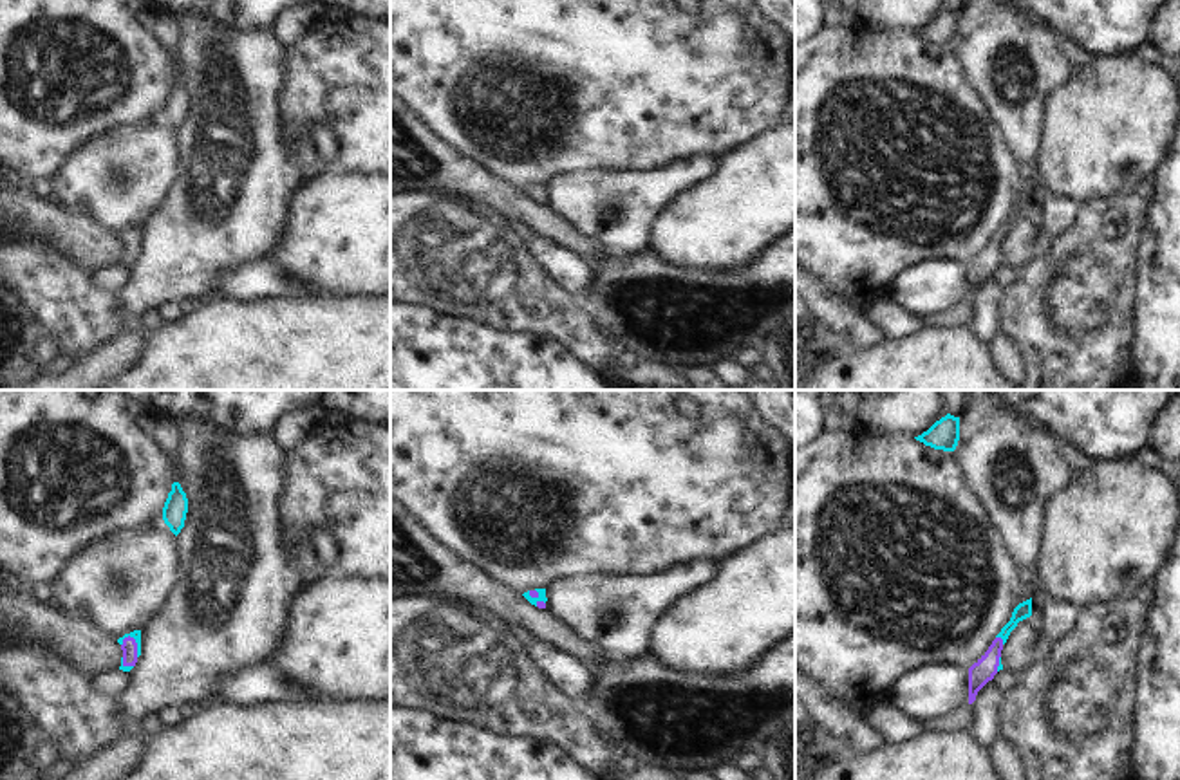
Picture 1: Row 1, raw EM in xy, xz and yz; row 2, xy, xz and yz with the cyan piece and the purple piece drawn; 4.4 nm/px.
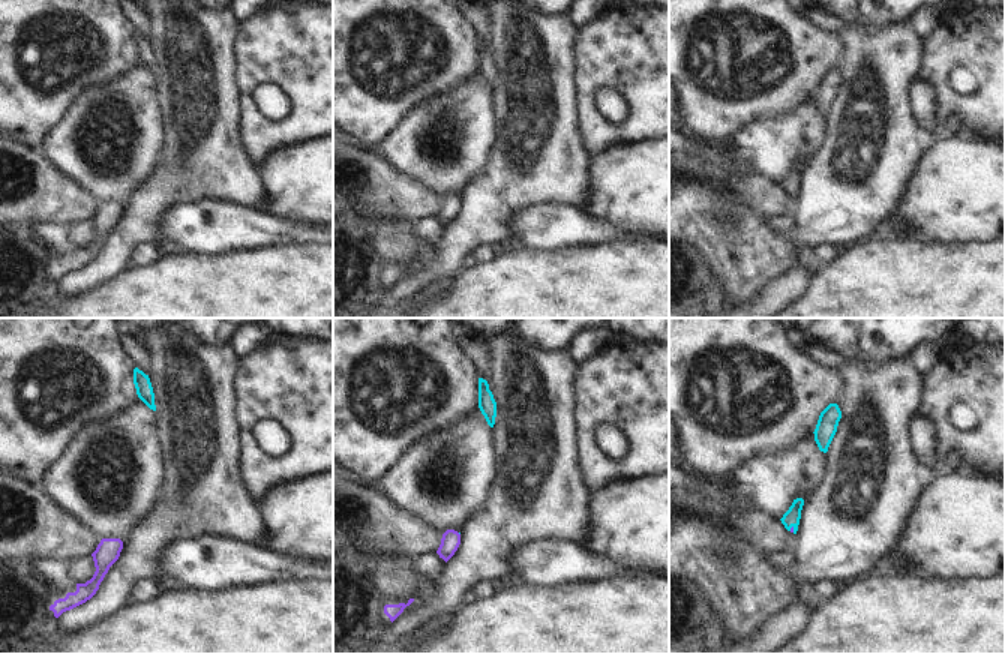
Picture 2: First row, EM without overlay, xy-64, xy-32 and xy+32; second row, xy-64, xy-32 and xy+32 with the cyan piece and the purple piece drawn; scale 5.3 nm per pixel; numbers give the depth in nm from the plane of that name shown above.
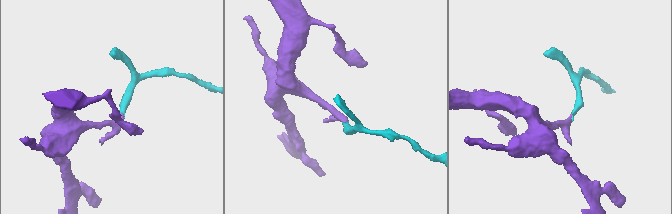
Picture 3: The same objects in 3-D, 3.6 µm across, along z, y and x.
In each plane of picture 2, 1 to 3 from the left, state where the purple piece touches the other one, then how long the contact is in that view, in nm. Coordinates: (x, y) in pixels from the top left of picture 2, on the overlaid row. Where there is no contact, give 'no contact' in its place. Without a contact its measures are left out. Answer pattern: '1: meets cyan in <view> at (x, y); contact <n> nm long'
1: no contact
2: no contact
3: meets cyan in xy+32 at (794, 528); contact 40 nm long

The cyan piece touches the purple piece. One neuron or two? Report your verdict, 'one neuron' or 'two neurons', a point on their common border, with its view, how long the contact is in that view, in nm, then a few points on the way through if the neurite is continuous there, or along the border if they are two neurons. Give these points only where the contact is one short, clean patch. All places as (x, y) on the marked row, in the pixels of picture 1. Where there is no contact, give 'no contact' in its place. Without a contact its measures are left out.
one neuron | xy (136, 641) | 110 nm | across xy (136, 634), (136, 641), (129, 647)

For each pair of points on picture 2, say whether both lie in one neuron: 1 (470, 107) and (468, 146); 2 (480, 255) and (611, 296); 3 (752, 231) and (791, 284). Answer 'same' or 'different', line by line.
1: same
2: different
3: different

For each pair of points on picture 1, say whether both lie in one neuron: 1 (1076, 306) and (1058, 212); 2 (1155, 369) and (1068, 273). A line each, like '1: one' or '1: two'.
1: two
2: two

